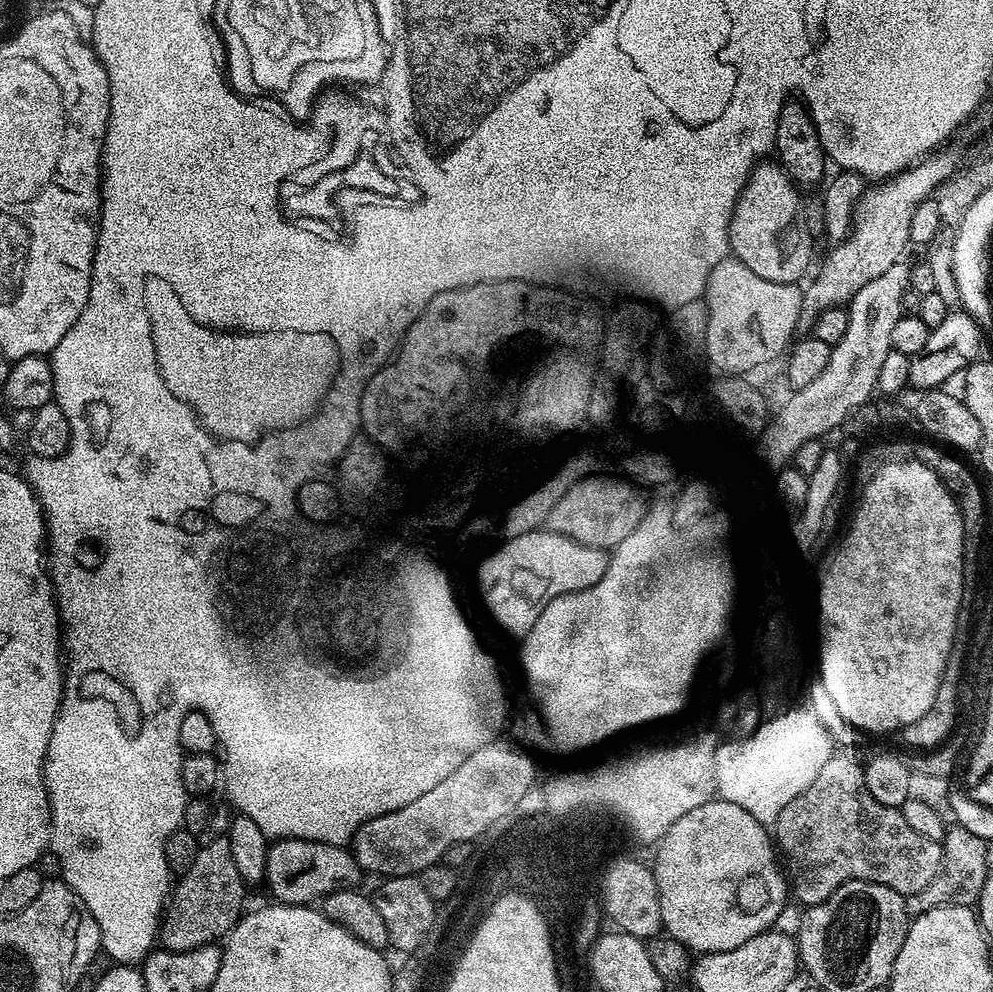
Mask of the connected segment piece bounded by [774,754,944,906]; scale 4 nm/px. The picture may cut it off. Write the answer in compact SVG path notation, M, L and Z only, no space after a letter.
M833 754L830 762L822 766L818 778L814 778L814 782L810 782L810 786L806 786L806 790L802 790L802 794L798 794L798 798L794 798L794 802L790 802L782 814L778 814L774 825L774 844L782 857L791 895L795 899L797 896L804 906L826 902L826 898L830 898L838 886L851 880L885 884L907 898L929 888L944 867L941 841L914 834L906 818L902 818L899 808L882 806L882 802L878 802L878 798L866 790L864 764L852 756L840 754Z

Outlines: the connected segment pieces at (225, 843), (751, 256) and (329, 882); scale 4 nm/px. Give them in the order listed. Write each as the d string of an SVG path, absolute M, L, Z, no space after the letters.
M227 838L212 840L205 848L198 849L196 857L189 862L184 877L180 881L177 879L171 889L159 927L161 947L170 952L189 952L192 949L207 947L215 943L218 938L223 939L243 913L244 891L246 885L240 879L238 866L234 866L234 858L230 854L230 842Z
M765 158L752 169L752 173L748 176L747 182L744 183L744 189L741 190L738 202L732 211L728 227L728 247L731 255L769 282L795 284L803 281L813 267L812 244L814 244L814 237L809 234L804 221L799 194L801 195L797 185L793 184L786 169L775 159Z
M278 840L269 843L264 854L264 880L272 891L271 899L281 904L315 905L335 892L350 892L357 887L362 873L349 851L337 844L315 844L312 840Z

